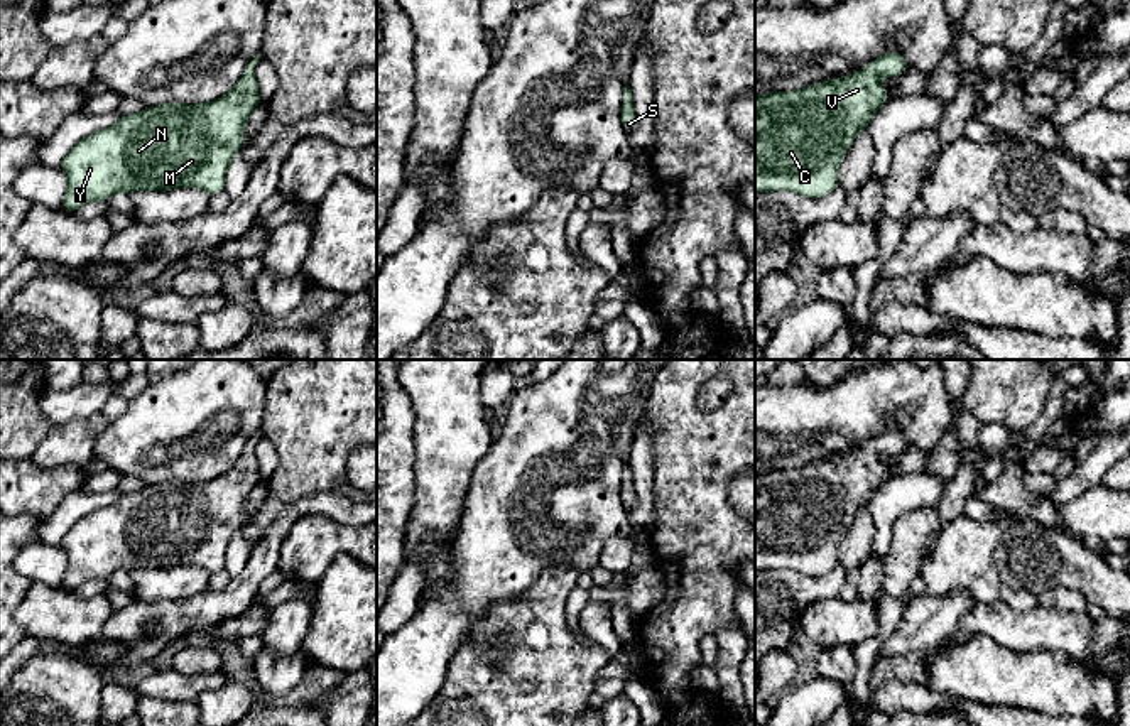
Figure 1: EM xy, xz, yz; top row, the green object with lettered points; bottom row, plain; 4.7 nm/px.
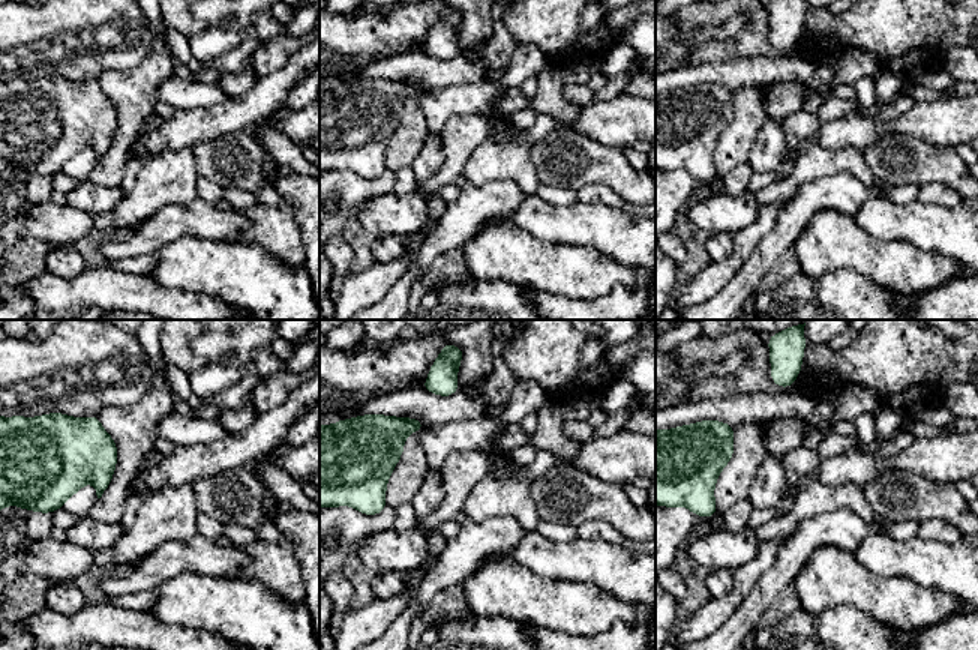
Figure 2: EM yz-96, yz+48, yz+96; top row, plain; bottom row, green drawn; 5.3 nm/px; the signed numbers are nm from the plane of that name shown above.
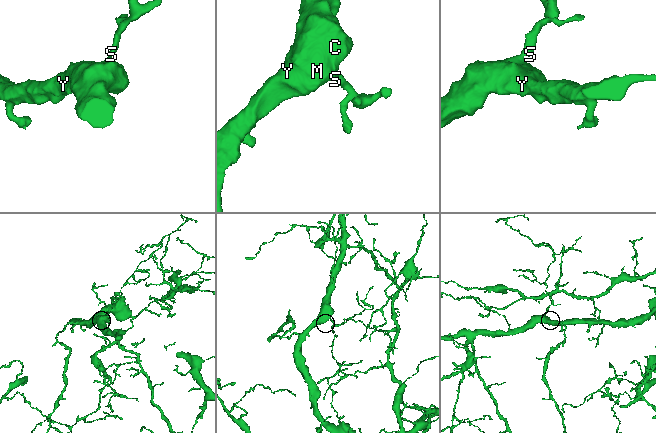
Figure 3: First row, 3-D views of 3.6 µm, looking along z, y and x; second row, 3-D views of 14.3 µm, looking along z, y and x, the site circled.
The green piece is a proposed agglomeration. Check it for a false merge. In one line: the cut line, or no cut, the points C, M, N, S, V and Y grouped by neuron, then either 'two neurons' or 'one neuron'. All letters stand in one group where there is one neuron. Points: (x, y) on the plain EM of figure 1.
no cut | C M N S V Y | one neuron

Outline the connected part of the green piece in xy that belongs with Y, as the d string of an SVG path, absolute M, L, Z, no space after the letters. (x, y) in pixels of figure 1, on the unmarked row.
M262 432L252 437L231 469L215 479L147 485L79 518L59 544L68 557L62 588L76 591L86 581L106 581L117 571L196 566L215 574L225 569L226 550L243 520L245 501L262 483L253 452L260 437Z

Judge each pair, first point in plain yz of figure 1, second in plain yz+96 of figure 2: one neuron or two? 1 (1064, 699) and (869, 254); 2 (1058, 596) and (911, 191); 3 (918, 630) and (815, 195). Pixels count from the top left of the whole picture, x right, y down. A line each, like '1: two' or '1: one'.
1: one
2: two
3: one

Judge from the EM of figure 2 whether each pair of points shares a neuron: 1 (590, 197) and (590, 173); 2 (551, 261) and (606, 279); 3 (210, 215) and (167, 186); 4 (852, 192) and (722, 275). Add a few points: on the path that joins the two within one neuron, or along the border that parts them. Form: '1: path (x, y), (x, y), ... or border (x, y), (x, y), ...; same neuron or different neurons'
1: border (576, 189), (585, 185), (608, 185), (621, 201); different neurons
2: path (564, 269), (593, 273); same neuron
3: border (197, 195), (189, 203), (162, 204), (156, 210); different neurons
4: border (767, 234), (741, 269), (722, 288); different neurons

